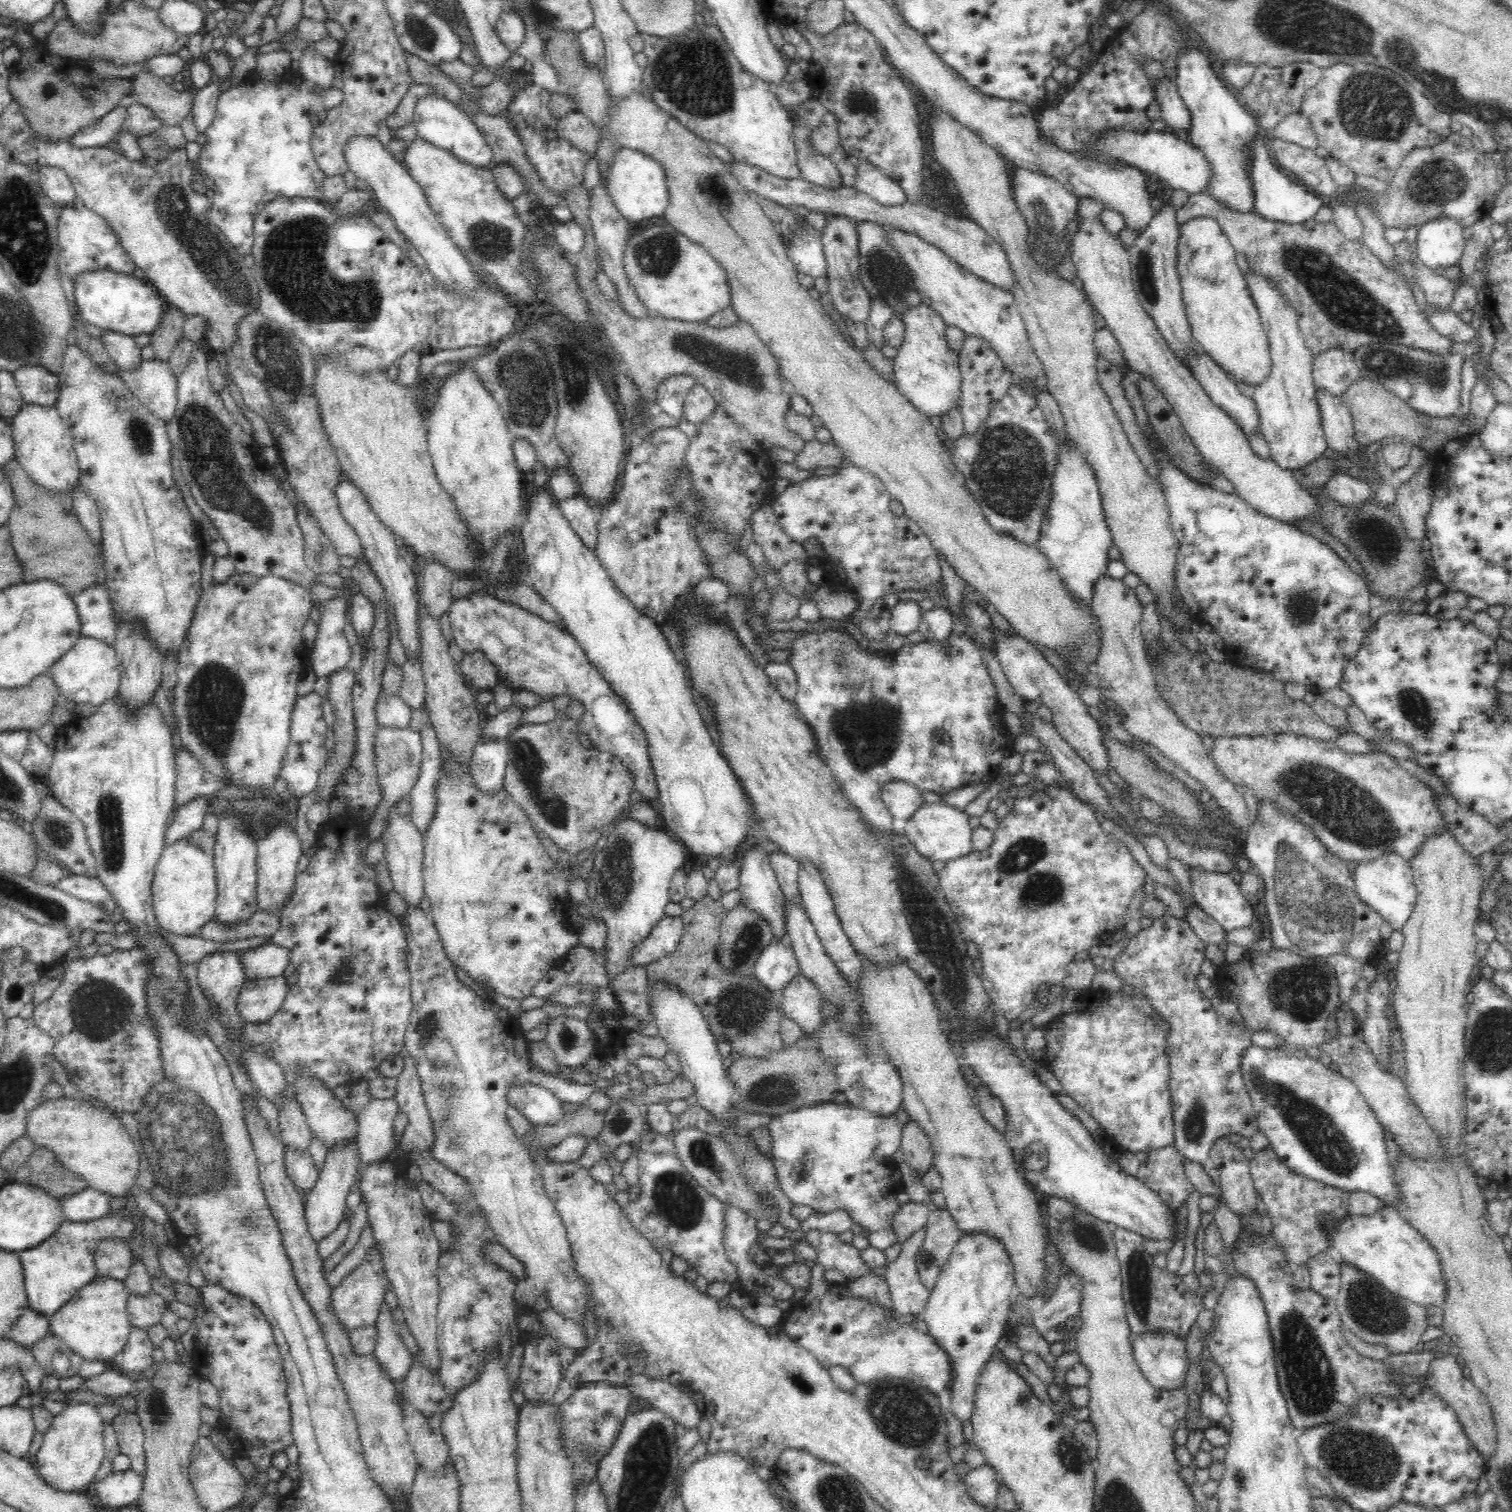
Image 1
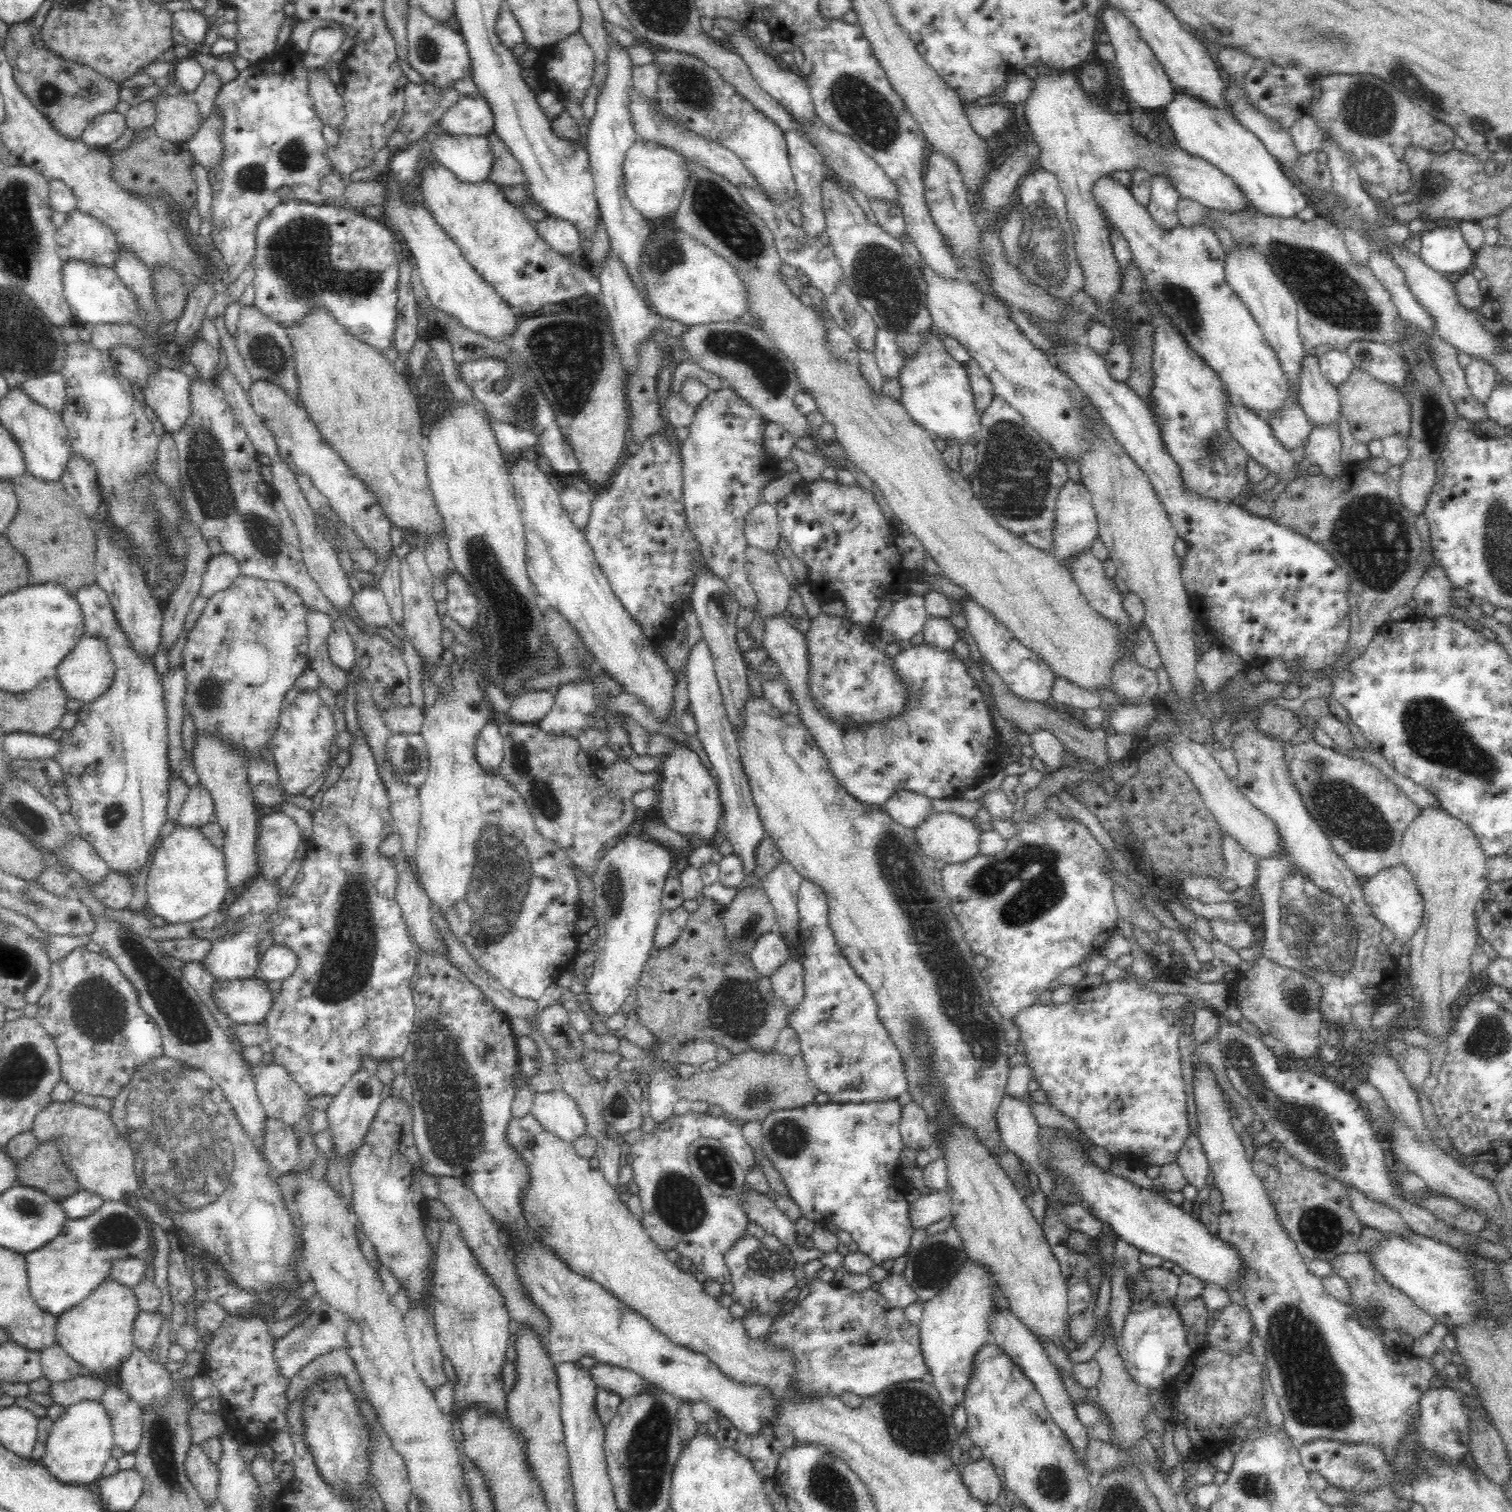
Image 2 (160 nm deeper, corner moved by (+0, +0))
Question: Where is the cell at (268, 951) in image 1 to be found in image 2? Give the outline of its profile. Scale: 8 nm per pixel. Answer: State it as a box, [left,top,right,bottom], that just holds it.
[255,945,298,981]

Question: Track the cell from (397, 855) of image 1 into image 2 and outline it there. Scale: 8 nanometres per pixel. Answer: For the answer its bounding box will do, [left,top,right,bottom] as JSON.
[393,852,444,955]

